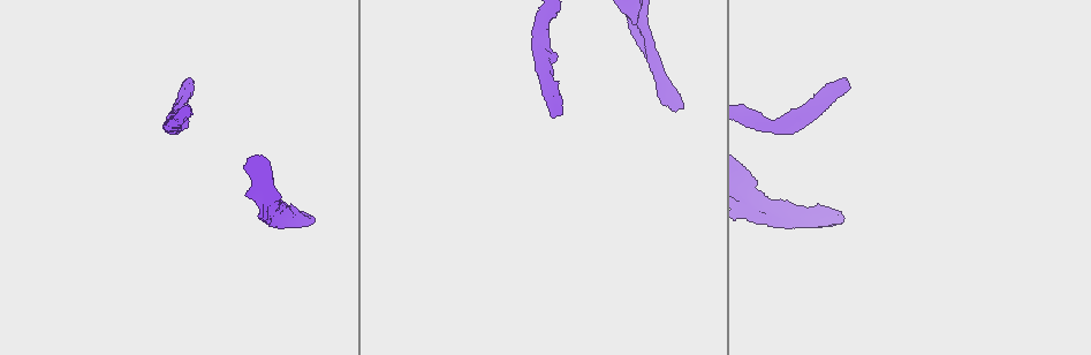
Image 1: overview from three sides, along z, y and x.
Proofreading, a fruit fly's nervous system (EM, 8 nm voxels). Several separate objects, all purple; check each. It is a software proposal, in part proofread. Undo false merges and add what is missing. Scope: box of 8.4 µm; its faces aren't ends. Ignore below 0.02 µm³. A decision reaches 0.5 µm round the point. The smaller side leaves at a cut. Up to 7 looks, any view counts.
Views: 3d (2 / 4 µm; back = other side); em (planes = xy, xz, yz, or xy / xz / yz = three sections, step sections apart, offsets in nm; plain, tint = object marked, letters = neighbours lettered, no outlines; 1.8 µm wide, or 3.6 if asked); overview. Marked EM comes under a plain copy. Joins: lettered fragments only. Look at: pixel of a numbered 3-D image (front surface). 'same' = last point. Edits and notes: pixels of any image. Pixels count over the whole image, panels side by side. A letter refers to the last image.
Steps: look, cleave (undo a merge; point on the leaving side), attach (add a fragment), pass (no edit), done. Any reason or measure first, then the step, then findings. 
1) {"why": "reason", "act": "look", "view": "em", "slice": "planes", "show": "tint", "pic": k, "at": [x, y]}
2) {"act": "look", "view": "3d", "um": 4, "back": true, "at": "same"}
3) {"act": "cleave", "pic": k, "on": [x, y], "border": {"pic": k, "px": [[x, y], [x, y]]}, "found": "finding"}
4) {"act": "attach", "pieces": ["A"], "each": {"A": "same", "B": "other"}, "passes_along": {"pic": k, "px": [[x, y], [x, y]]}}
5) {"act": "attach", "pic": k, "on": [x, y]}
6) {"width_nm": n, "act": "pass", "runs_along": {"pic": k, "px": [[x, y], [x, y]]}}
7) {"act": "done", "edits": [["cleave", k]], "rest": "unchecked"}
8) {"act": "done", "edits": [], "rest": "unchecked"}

{"why": "free end", "act": "look", "view": "3d", "um": 2, "back": true, "pic": 1, "at": [311, 222]}

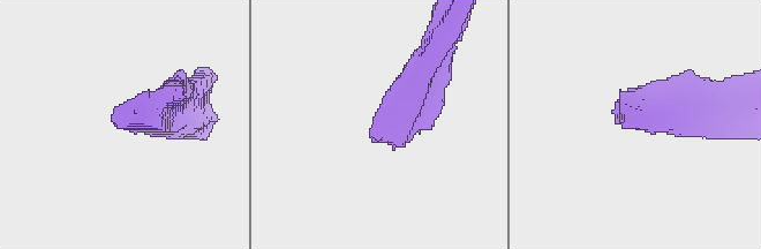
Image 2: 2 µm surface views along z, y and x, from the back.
{"act": "look", "view": "em", "slice": "planes", "show": "letters", "pic": 2, "at": [621, 127]}

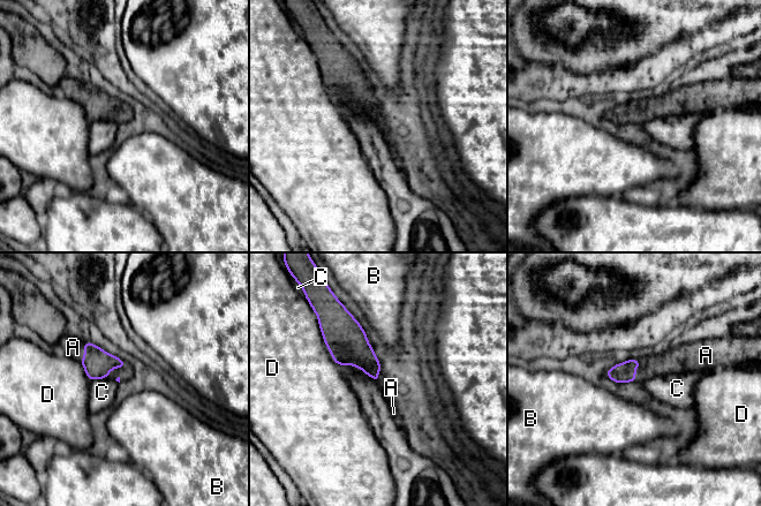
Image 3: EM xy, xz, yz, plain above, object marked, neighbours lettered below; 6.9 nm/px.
{"width_nm": 120, "longest_contact_nm": ["D", 320], "act": "attach", "pieces": ["A"], "each": {"A": "same", "B": "other", "C": "other", "D": "other"}, "found": "it goes on there"}

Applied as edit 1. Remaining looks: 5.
{"why": "sudden change in width", "act": "look", "view": "3d", "um": 2, "pic": 1, "at": [265, 207]}

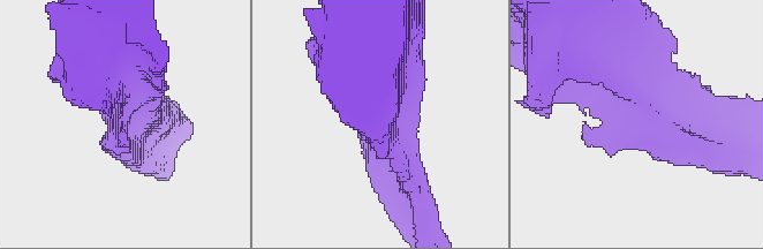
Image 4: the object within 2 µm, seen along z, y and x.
{"why": "shape alone is not enough", "act": "look", "view": "em", "slice": "planes", "show": "letters", "pic": 4, "at": [122, 116]}

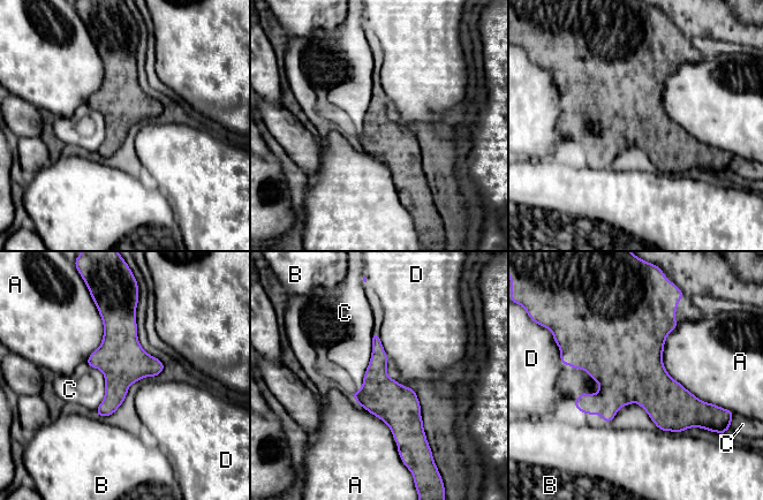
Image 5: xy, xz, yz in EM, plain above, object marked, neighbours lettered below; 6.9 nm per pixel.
{"act": "pass", "each": {"A": "other", "B": "other", "C": "other", "D": "other"}, "runs_along": {"pic": 5, "px": [[375, 335], [403, 445]]}, "found": "continuous, no second cell"}

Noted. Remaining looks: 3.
{"why": "an open end", "act": "look", "view": "3d", "um": 2, "pic": 1, "at": [559, 114]}

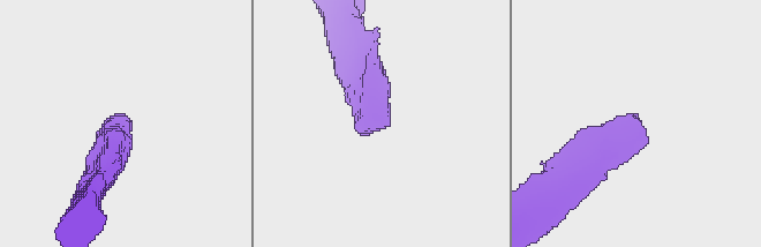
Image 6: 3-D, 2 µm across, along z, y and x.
{"why": "shape alone is not enough", "act": "look", "view": "em", "slice": "planes", "show": "letters", "pic": 6, "at": [387, 122]}

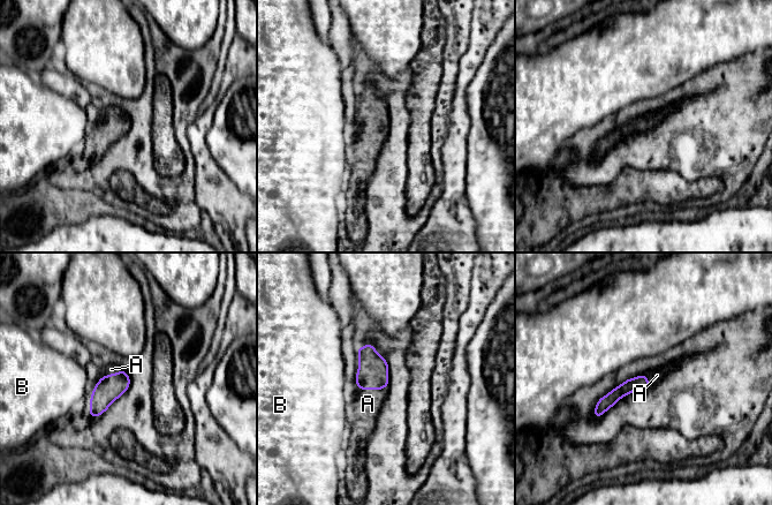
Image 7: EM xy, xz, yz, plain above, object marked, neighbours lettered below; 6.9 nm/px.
{"act": "attach", "pieces": ["A"], "each": {"A": "same", "B": "other"}, "passes_along": {"pic": 7, "px": [[372, 374], [372, 389], [368, 404]]}, "found": "the cell continues"}

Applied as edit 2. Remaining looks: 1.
{"act": "done", "edits": [["attach", 3], ["attach", 7]], "rest": "unchecked"}

